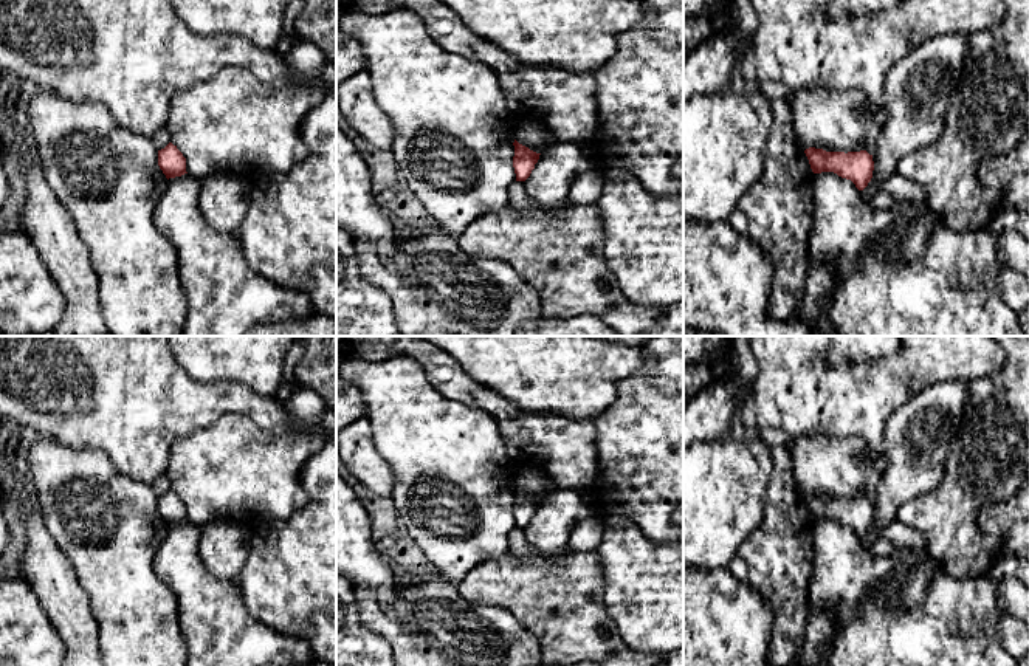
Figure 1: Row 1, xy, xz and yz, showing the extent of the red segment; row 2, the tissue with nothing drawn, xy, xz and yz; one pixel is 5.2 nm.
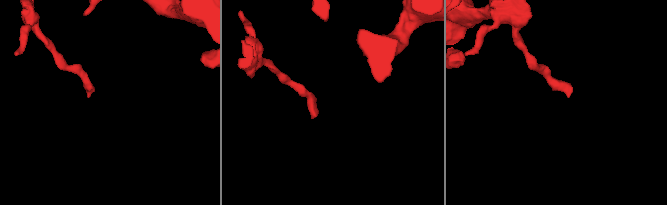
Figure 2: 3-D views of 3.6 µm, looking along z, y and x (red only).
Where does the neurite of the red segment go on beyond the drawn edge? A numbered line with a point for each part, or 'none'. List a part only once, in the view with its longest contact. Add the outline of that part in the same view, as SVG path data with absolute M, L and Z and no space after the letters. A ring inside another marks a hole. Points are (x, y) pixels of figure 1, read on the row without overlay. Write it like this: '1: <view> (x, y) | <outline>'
none

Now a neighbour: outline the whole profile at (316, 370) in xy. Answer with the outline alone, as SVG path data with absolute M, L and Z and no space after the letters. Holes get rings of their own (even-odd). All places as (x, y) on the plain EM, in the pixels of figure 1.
M336 336L304 339L304 356L294 370L296 383L315 390L327 407L336 410Z

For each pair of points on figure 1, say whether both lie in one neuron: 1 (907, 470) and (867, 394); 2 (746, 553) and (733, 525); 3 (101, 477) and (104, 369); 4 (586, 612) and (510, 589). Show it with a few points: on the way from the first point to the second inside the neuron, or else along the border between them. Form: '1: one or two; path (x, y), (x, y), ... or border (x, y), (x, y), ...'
1: two; border (908, 400), (888, 418), (884, 429), (882, 453)
2: two; border (761, 513), (761, 522), (735, 555)
3: two; border (65, 445), (101, 449), (110, 463), (127, 476)
4: one; path (567, 607), (538, 590), (529, 589)

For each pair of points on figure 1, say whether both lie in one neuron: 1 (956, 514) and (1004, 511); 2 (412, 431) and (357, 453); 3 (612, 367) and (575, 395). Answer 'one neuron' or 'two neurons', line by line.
1: two neurons
2: two neurons
3: one neuron

